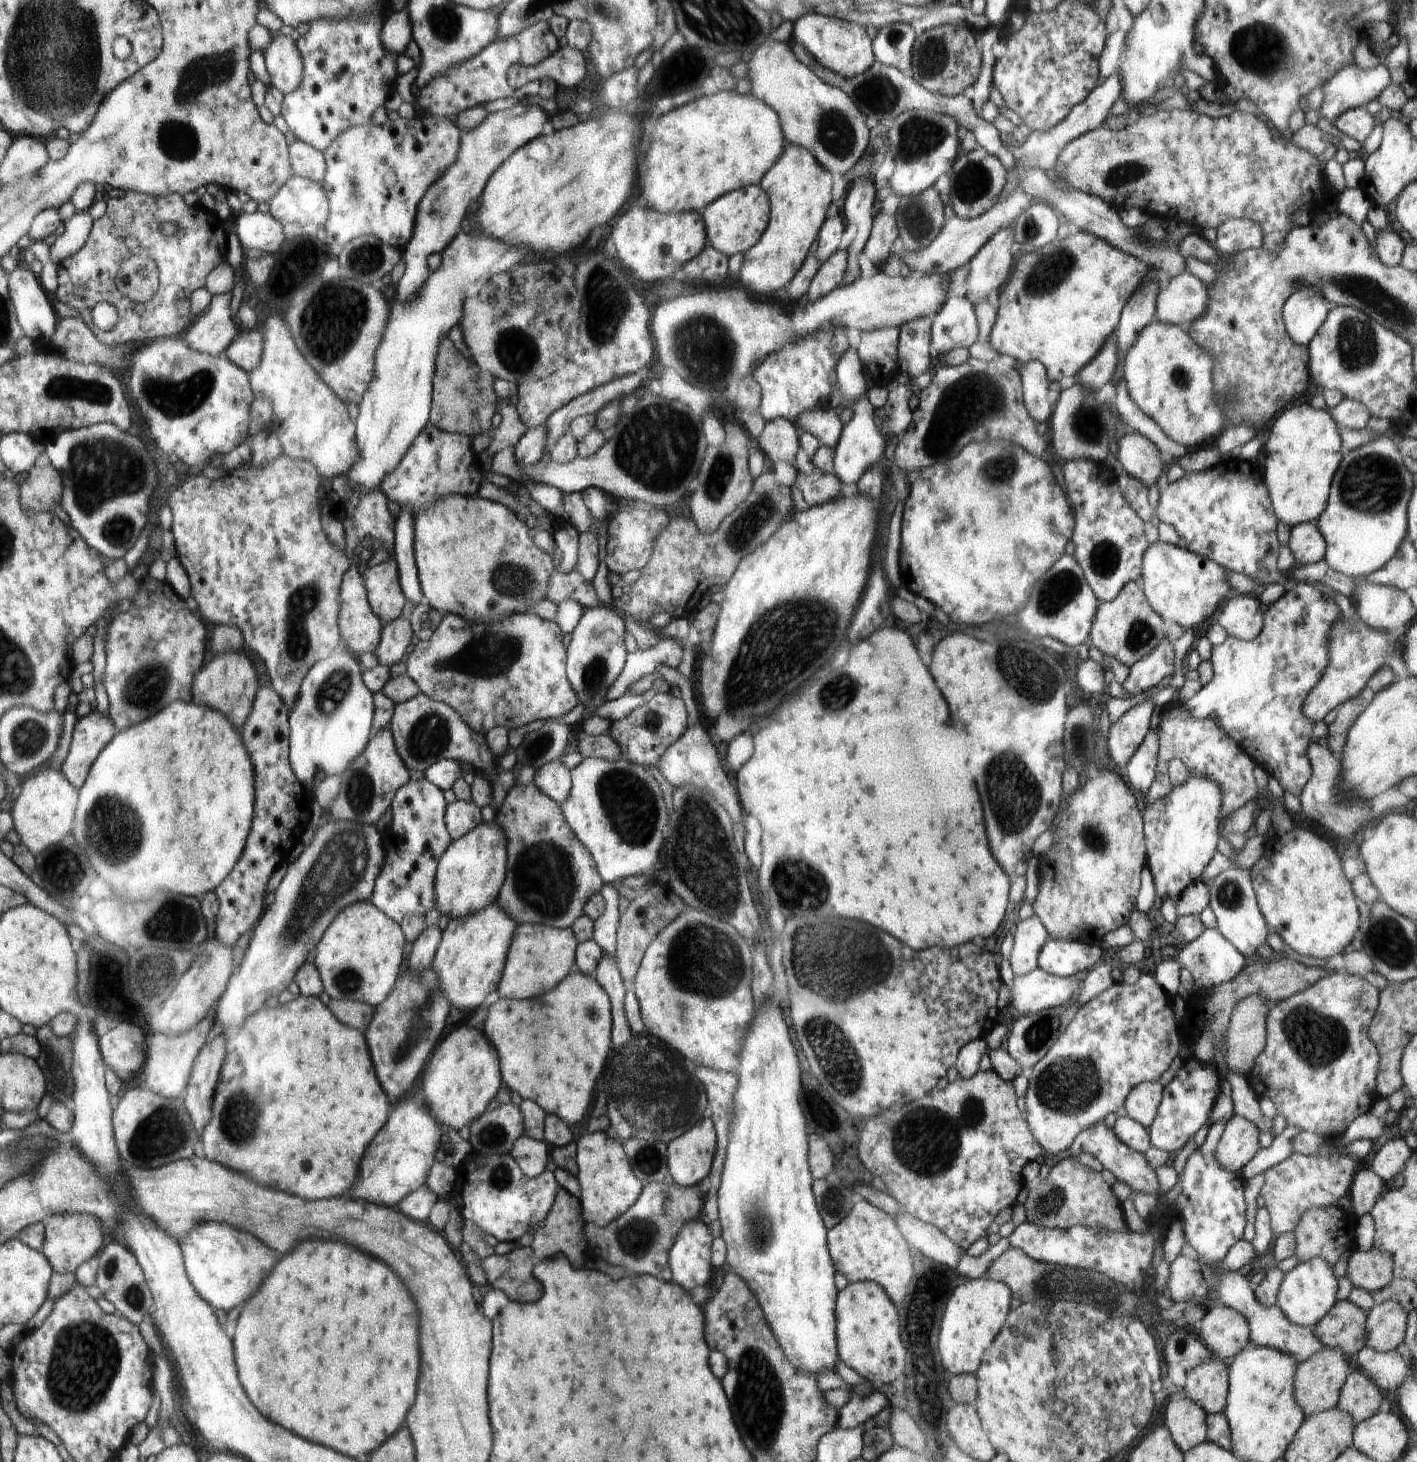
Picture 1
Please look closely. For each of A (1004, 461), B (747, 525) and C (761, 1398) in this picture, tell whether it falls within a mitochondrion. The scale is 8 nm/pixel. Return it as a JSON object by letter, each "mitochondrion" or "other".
{"A":"mitochondrion","B":"mitochondrion","C":"mitochondrion"}

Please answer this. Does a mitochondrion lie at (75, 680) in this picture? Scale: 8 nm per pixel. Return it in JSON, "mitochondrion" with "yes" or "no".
{"mitochondrion":"no"}

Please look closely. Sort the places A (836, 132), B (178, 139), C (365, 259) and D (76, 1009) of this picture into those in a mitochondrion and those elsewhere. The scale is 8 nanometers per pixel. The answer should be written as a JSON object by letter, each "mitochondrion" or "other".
{"A":"mitochondrion","B":"mitochondrion","C":"mitochondrion","D":"other"}

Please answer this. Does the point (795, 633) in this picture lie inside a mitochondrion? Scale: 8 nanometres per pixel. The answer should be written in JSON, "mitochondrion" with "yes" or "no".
{"mitochondrion":"yes"}

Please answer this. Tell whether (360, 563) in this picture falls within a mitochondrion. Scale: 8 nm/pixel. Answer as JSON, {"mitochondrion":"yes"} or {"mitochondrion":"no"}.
{"mitochondrion":"no"}

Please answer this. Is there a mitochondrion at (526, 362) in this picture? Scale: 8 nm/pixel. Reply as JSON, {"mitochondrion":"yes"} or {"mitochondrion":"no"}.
{"mitochondrion":"yes"}

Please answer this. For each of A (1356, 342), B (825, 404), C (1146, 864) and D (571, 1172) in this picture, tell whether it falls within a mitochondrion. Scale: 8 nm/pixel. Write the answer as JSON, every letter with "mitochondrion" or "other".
{"A":"mitochondrion","B":"other","C":"other","D":"other"}

